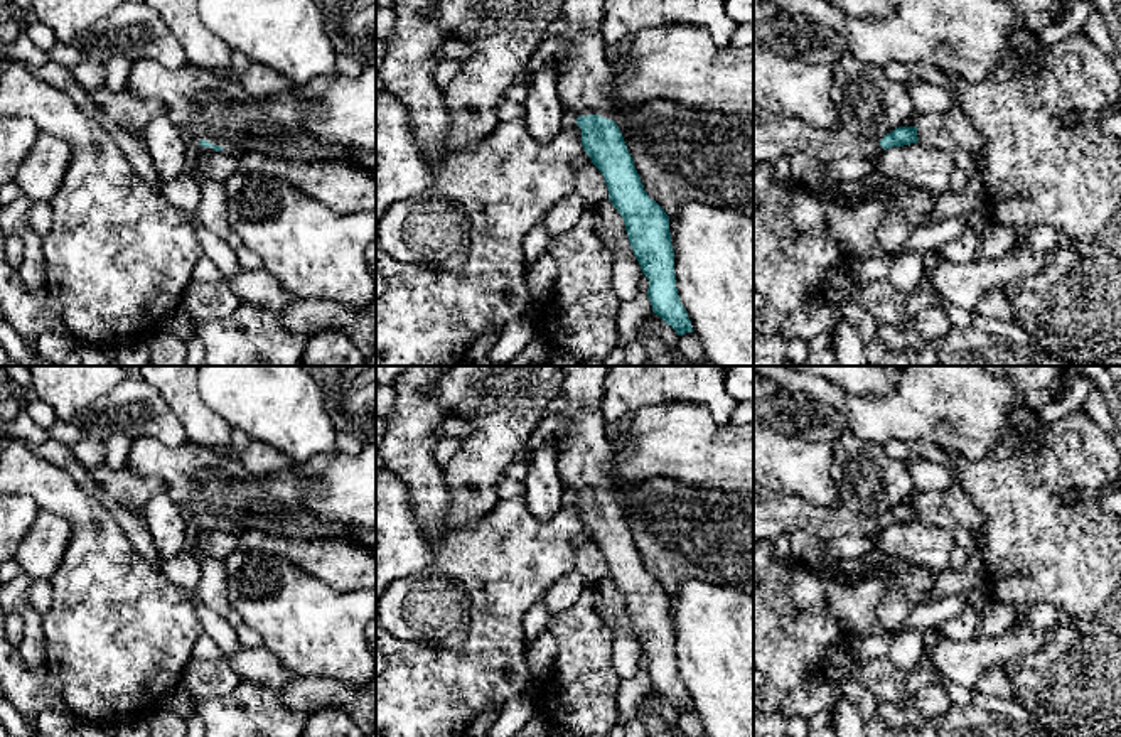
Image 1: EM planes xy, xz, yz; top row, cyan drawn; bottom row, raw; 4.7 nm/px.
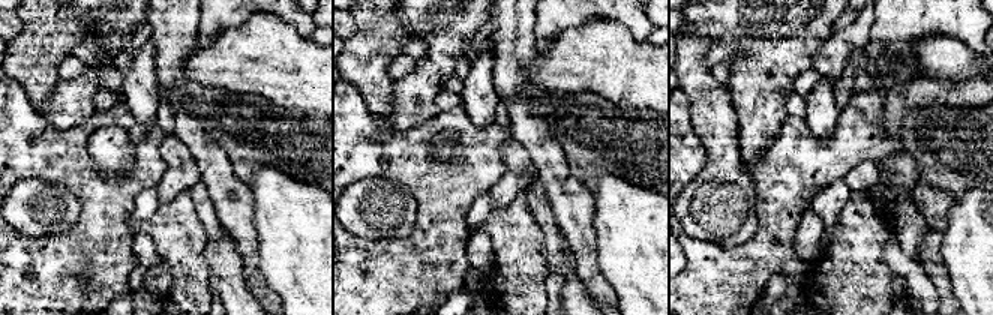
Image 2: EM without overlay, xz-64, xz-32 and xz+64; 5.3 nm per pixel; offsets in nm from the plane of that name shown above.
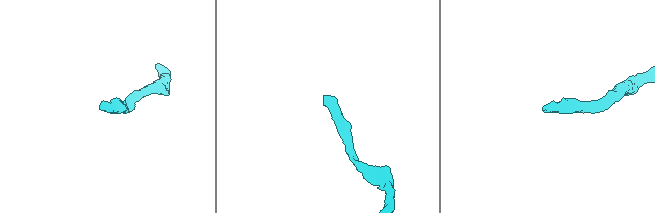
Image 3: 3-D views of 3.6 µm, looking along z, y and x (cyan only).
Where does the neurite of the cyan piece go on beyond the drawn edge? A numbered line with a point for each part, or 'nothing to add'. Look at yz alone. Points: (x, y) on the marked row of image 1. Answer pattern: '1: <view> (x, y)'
1: yz (774, 137)

